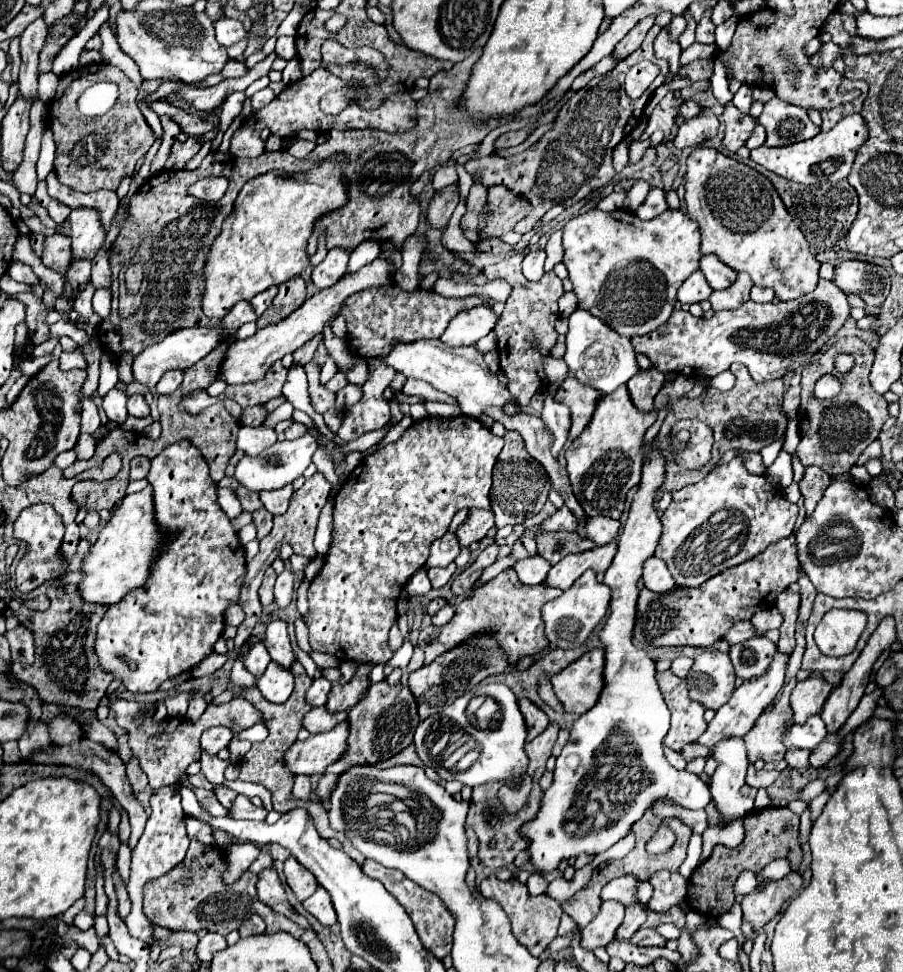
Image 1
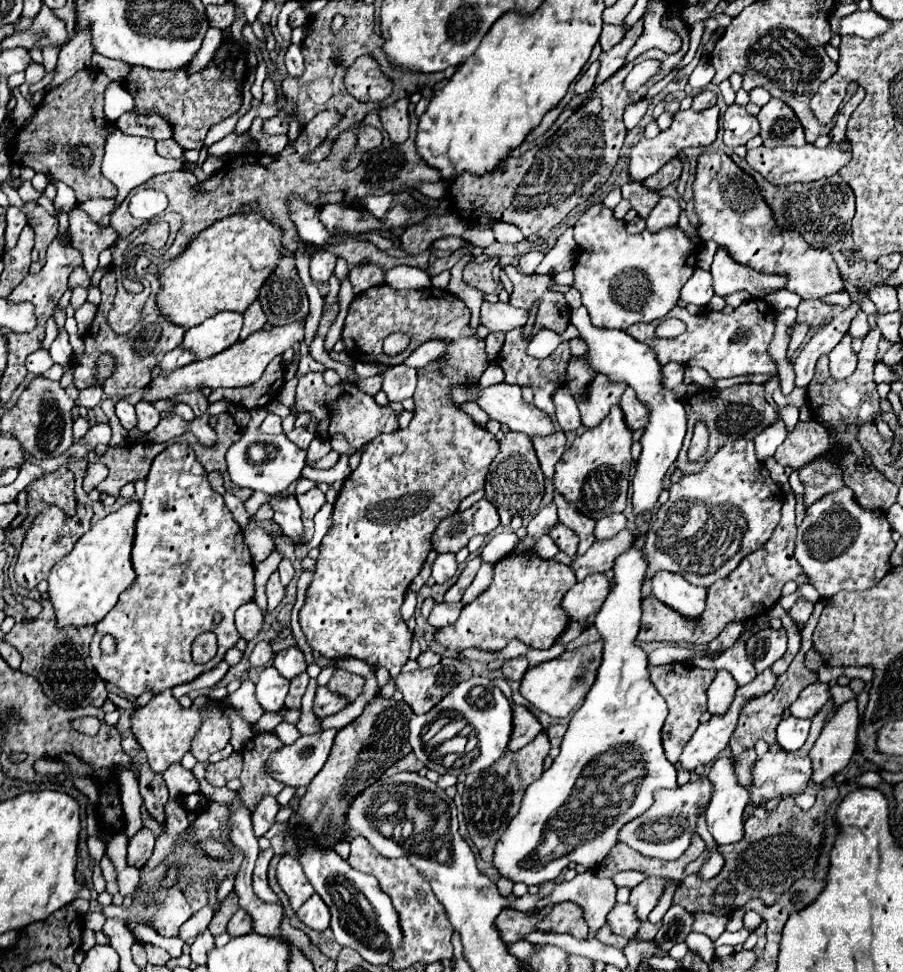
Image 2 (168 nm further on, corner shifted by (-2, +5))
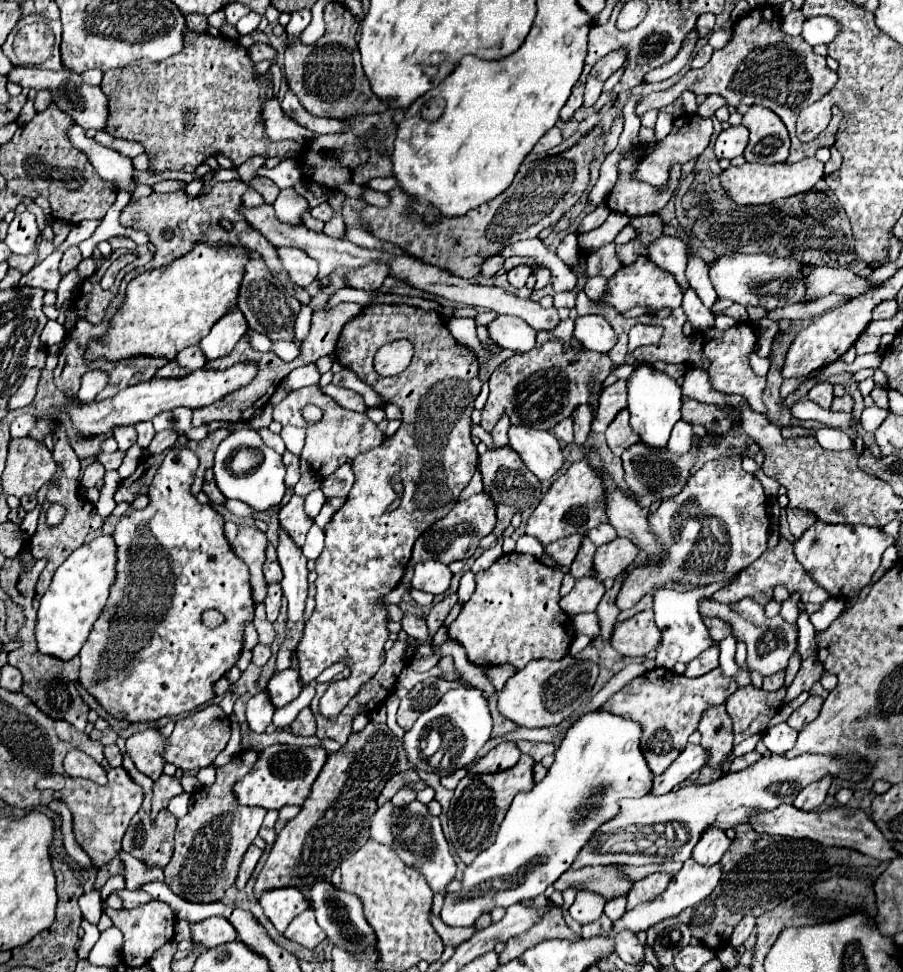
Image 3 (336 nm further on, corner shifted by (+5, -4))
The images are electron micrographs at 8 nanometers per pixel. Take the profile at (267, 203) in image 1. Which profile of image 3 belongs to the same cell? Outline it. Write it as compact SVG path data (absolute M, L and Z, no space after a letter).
M197 244L193 252L187 256L175 260L167 268L151 270L145 274L139 274L133 278L125 290L125 298L121 308L109 318L109 330L101 340L89 340L89 348L85 350L85 362L93 360L109 360L109 362L119 362L127 358L137 358L137 356L153 356L153 358L167 358L175 360L177 352L183 348L197 344L201 338L209 334L209 328L225 316L225 312L235 304L237 306L237 294L243 278L243 268L249 262L247 258L247 248L213 248L209 244Z

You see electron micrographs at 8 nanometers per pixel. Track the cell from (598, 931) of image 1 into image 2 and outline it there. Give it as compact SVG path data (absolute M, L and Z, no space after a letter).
M616 903L606 917L606 923L612 927L614 935L622 935L626 939L632 939L638 933L640 925L634 907L630 907L630 903Z

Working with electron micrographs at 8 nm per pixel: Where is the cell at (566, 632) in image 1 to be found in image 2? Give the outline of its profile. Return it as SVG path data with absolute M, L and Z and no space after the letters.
M592 573L584 581L578 581L562 599L560 607L566 611L570 621L582 621L596 615L608 595L610 583L602 573Z

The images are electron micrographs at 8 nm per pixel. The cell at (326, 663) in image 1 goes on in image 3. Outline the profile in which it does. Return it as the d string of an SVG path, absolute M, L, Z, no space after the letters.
M289 668L287 672L279 672L275 674L269 684L267 690L271 694L271 702L275 708L283 708L289 702L293 702L299 692L301 692L301 684L299 684L299 672Z

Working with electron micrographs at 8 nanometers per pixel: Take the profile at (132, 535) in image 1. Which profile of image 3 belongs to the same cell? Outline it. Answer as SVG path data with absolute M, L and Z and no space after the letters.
M99 536L89 544L79 546L55 572L51 586L41 598L39 618L35 626L37 650L47 656L71 660L85 644L95 620L99 618L109 598L109 588L115 582L115 544L111 536Z

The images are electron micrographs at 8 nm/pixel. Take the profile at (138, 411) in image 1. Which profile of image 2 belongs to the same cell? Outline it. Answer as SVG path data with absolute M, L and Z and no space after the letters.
M138 401L134 407L136 407L136 415L138 415L136 429L140 433L152 431L158 425L158 421L160 421L160 413L150 403L144 403L144 401Z

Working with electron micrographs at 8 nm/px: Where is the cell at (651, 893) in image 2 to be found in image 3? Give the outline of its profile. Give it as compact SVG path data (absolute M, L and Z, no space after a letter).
M659 872L635 882L633 888L627 894L627 910L635 908L641 902L657 898L667 888L669 882L671 882L671 876L669 874L659 874Z

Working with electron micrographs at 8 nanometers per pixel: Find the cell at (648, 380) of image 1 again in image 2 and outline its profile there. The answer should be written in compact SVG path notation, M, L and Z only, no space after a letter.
M626 387L620 399L620 407L624 411L624 419L630 429L640 429L648 423L648 407L644 407L644 403L636 399L636 391L632 391L632 387Z

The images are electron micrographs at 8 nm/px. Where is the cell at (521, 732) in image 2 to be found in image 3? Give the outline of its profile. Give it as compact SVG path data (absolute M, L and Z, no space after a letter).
M503 742L497 748L493 748L485 758L481 758L477 764L469 768L469 774L495 774L503 772L517 764L521 752L515 742Z

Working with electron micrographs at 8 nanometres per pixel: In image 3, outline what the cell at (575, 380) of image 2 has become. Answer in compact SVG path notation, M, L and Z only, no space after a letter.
M589 404L579 406L573 418L575 418L575 444L581 446L591 432L591 406Z

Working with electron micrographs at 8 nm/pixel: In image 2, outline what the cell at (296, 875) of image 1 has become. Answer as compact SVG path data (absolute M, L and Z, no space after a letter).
M284 855L280 859L276 877L278 877L278 883L284 889L284 893L290 897L294 911L298 911L298 907L314 893L314 889L310 887L308 879L294 855Z

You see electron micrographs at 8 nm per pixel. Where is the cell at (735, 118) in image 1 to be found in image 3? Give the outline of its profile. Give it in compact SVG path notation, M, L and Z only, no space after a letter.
M743 126L723 130L715 142L715 154L717 154L717 158L733 160L743 154L747 142L749 142L749 132Z

